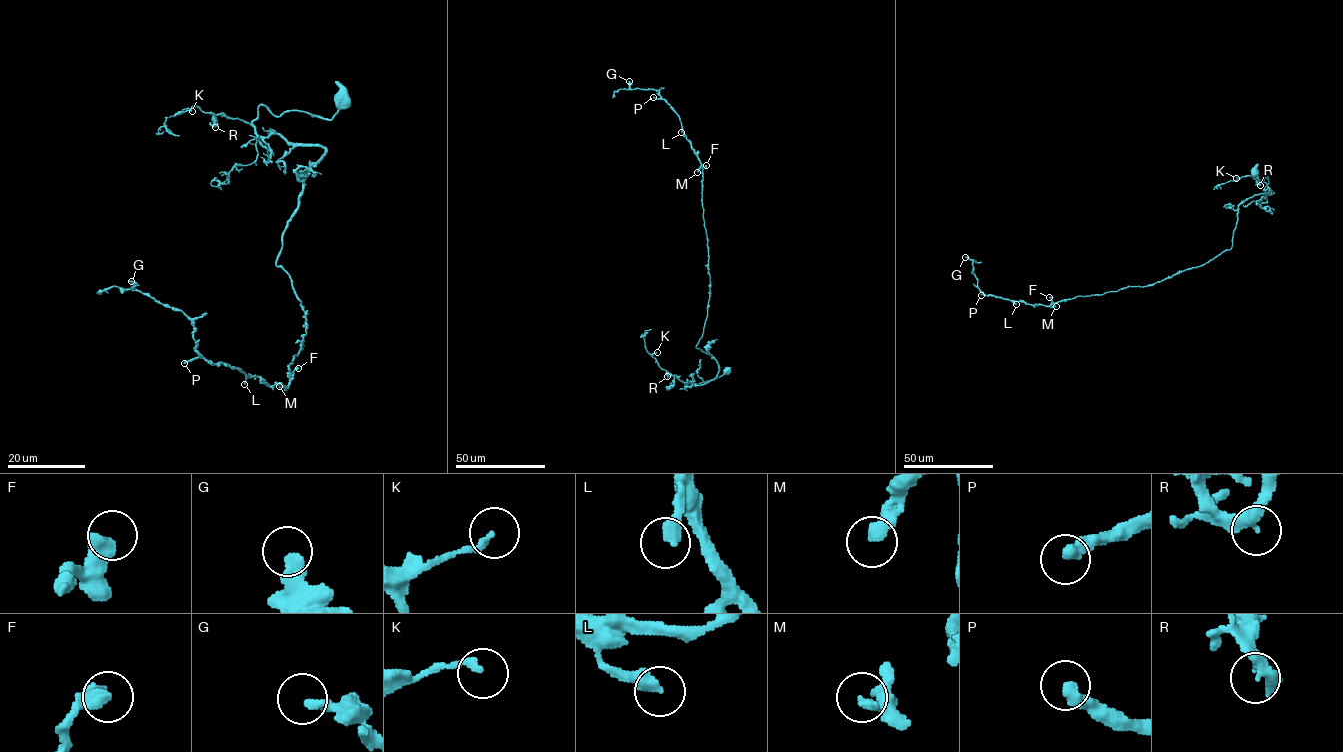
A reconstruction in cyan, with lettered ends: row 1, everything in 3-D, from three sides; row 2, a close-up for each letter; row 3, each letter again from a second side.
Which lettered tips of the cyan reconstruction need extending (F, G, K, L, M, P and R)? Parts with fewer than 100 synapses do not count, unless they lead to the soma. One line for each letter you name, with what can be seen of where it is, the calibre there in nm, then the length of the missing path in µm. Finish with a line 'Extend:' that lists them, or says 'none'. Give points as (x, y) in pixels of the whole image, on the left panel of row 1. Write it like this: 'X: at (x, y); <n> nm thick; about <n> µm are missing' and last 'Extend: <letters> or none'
P: at (184, 363); 400 nm thick; about 120 µm are missing
Extend: P

